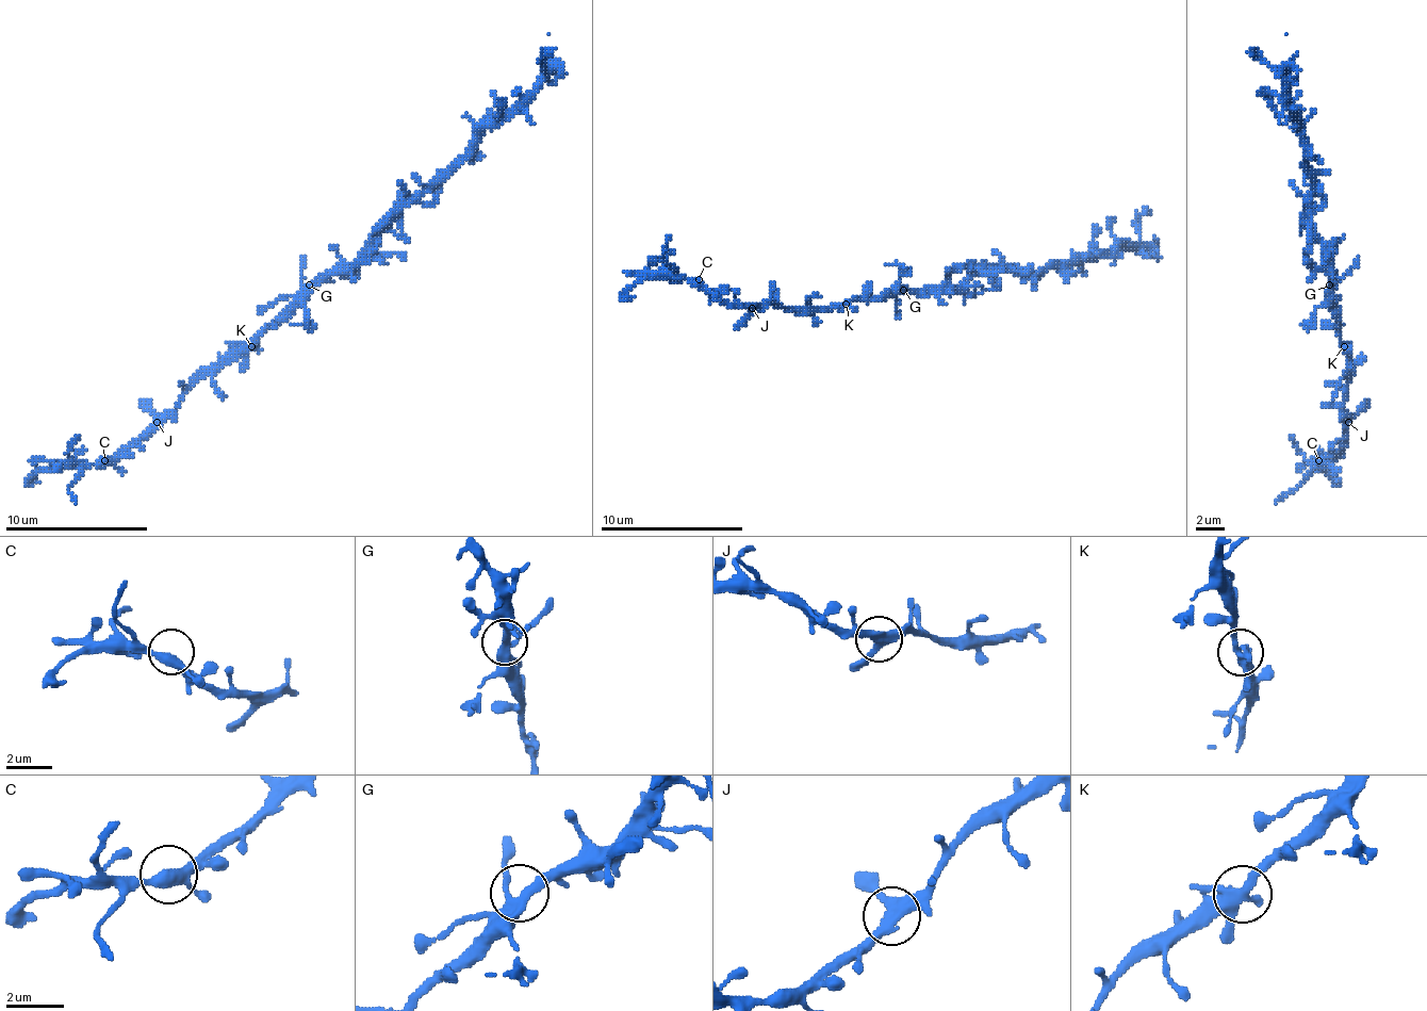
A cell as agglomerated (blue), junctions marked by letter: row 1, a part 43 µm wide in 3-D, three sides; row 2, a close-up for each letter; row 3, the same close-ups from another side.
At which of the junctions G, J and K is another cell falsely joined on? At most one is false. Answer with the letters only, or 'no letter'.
no letter

